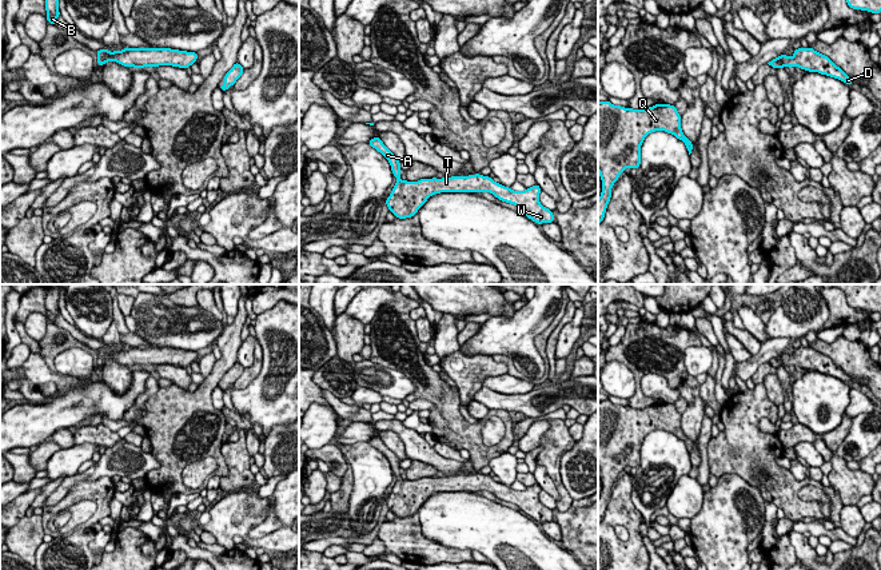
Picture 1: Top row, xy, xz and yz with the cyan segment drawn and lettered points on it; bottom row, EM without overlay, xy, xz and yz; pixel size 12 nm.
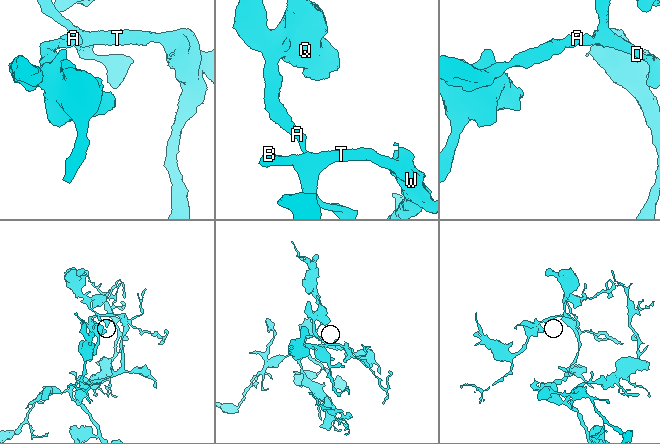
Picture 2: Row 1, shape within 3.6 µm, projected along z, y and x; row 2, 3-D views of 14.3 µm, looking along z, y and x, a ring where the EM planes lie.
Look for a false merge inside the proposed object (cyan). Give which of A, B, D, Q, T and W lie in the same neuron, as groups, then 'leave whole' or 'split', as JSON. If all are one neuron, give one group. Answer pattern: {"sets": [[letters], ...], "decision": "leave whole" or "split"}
{"sets": [["A", "B", "D", "Q", "T", "W"]], "decision": "leave whole"}

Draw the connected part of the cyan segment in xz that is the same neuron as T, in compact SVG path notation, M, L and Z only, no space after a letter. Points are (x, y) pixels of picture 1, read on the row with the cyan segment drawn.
M372 137L368 144L388 160L392 175L398 179L390 196L386 199L386 204L395 218L412 218L427 199L435 194L490 192L501 202L517 206L521 214L537 224L554 222L553 211L539 203L542 190L538 184L529 187L526 191L513 191L510 187L494 182L493 178L479 174L407 182L400 179L400 163L398 158L383 144L380 137Z

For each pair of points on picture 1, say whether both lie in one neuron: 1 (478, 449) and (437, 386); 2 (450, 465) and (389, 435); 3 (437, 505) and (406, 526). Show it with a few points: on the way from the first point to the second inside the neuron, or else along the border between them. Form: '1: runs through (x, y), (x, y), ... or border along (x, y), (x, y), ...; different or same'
1: runs through (462, 433), (446, 417), (446, 402); same
2: border along (382, 430), (391, 430), (399, 438), (406, 457); different
3: border along (418, 514), (421, 531), (437, 542); different

